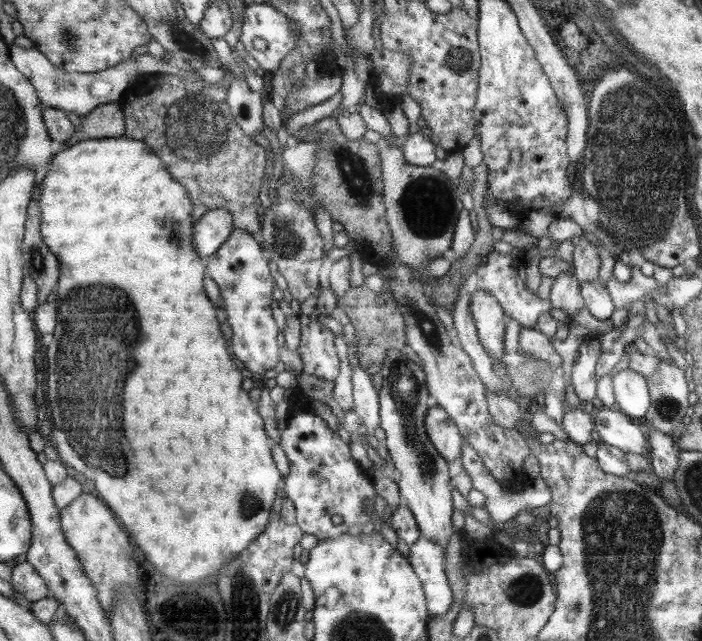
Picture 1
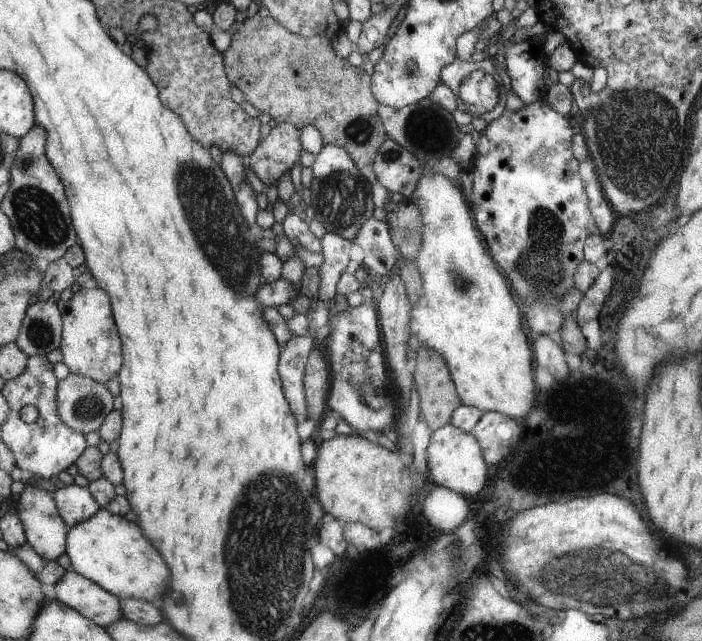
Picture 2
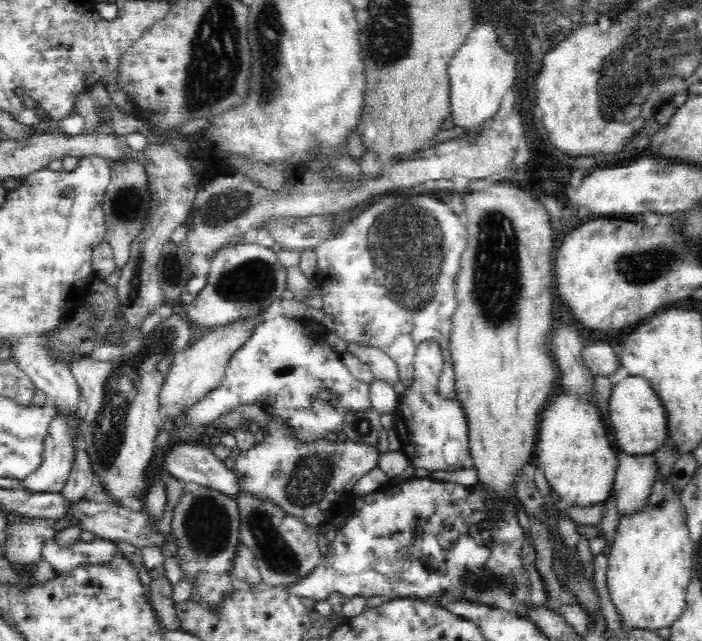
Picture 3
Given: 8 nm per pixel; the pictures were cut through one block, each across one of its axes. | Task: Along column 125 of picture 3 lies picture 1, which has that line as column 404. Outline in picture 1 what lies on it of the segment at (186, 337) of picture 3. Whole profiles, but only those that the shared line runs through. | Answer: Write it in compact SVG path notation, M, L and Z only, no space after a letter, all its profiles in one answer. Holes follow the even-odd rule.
M387 348L379 373L383 376L379 390L379 426L385 435L387 459L394 465L398 492L413 514L421 537L444 549L449 536L455 536L451 520L455 510L455 496L451 496L451 490L455 488L455 483L451 478L451 464L438 453L426 433L429 396L423 394L426 388L423 370L409 362L397 348Z

